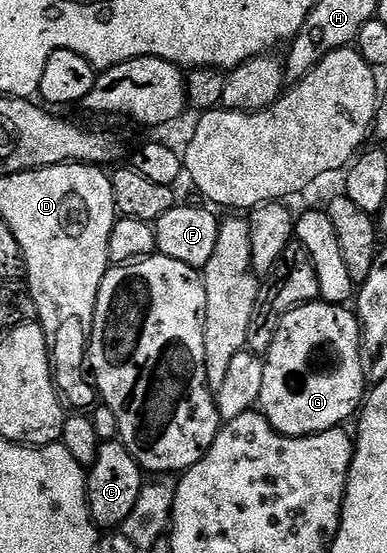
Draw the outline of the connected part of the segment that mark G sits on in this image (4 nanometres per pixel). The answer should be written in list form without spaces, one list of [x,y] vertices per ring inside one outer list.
[[[312,302],[289,310],[279,321],[279,329],[263,364],[264,378],[257,408],[278,432],[286,436],[312,436],[346,425],[346,420],[360,411],[369,388],[363,330],[359,326],[358,315],[342,304]]]

